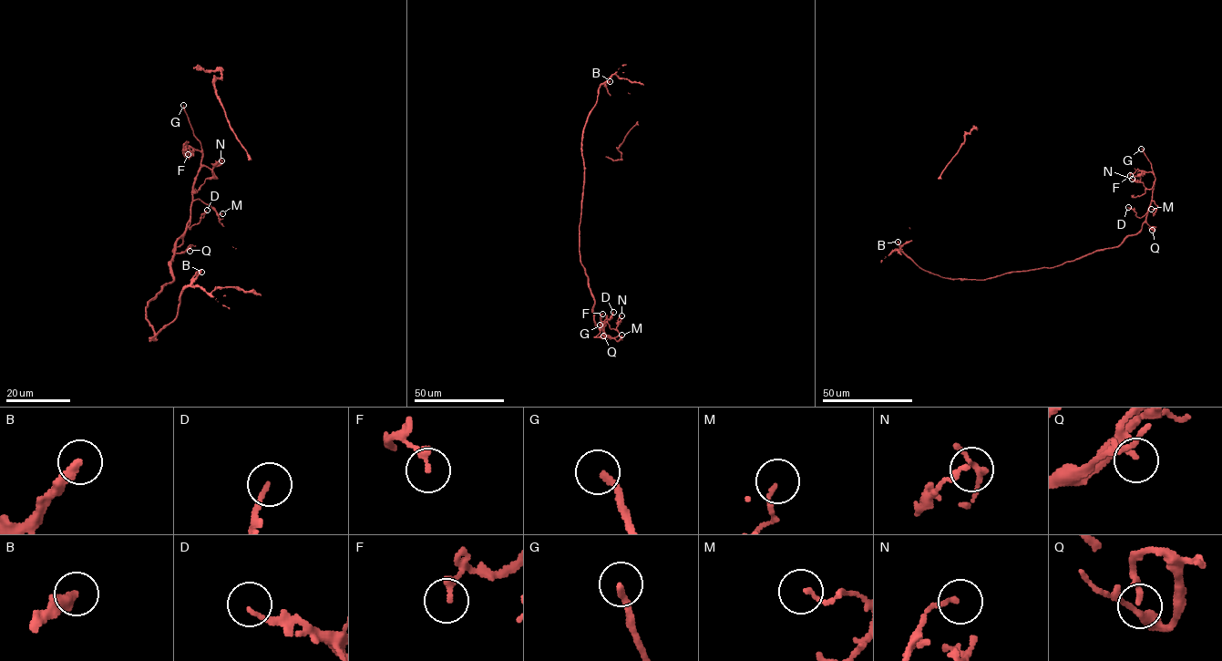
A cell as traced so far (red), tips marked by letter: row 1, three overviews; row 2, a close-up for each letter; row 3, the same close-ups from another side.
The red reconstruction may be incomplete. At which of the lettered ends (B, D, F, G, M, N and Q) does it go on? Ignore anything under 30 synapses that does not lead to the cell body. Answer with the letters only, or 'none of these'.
G

